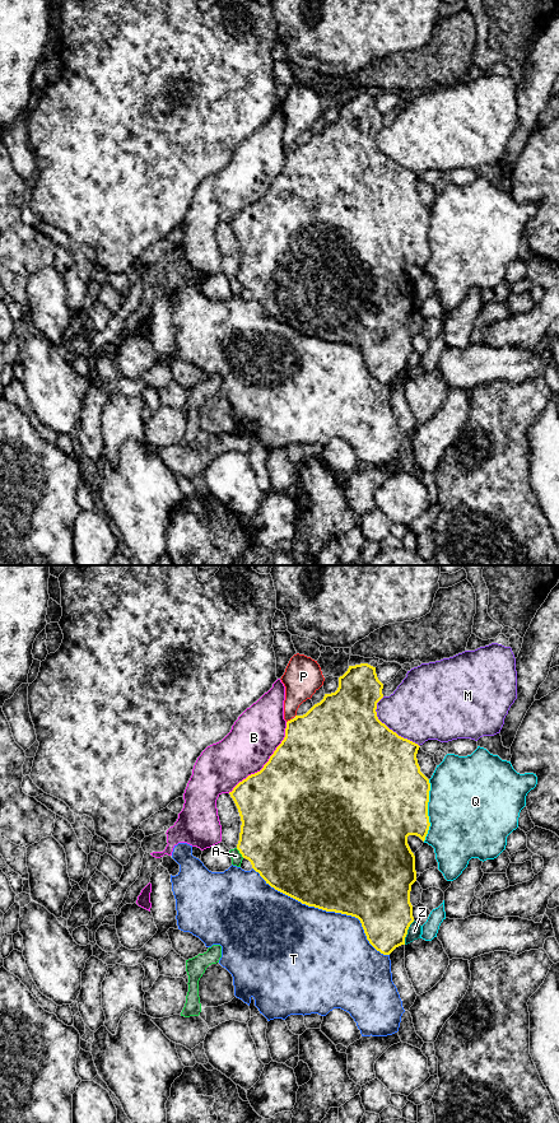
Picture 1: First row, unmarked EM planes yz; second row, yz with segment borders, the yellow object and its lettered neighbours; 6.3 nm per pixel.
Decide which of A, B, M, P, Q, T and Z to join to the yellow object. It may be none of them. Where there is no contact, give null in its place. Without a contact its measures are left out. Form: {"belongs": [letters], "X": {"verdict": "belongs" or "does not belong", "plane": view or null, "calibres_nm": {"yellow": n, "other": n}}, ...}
{"belongs": [], "A": {"verdict": "does not belong", "plane": "yz", "calibres_nm": {"yellow": 460, "other": 70}}, "B": {"verdict": "does not belong", "plane": "yz", "calibres_nm": {"yellow": 500, "other": 300}}, "M": {"verdict": "does not belong", "plane": "yz", "calibres_nm": {"yellow": 500, "other": 400}}, "P": {"verdict": "does not belong", "plane": "yz", "calibres_nm": {"yellow": 460, "other": 200}}, "Q": {"verdict": "does not belong", "plane": "yz", "calibres_nm": {"yellow": 500, "other": 480}}, "T": {"verdict": "does not belong", "plane": "yz", "calibres_nm": {"yellow": 500, "other": 500}}, "Z": {"verdict": "does not belong", "plane": "yz", "calibres_nm": {"yellow": 360, "other": 90}}}

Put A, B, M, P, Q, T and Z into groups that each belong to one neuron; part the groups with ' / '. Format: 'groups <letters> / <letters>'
groups A / B / M / P / Q / T / Z

